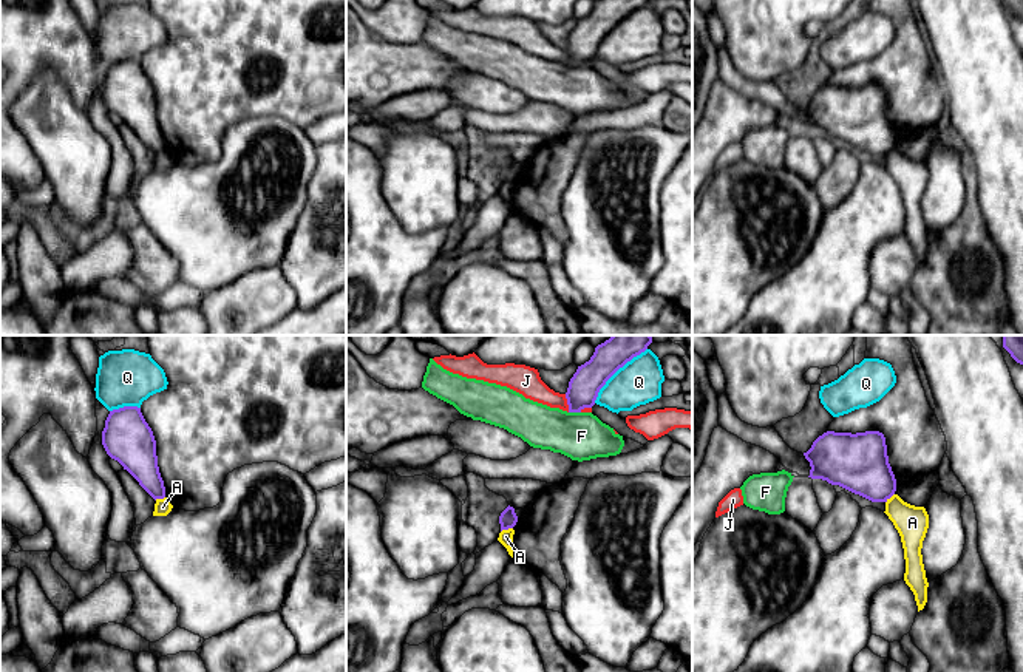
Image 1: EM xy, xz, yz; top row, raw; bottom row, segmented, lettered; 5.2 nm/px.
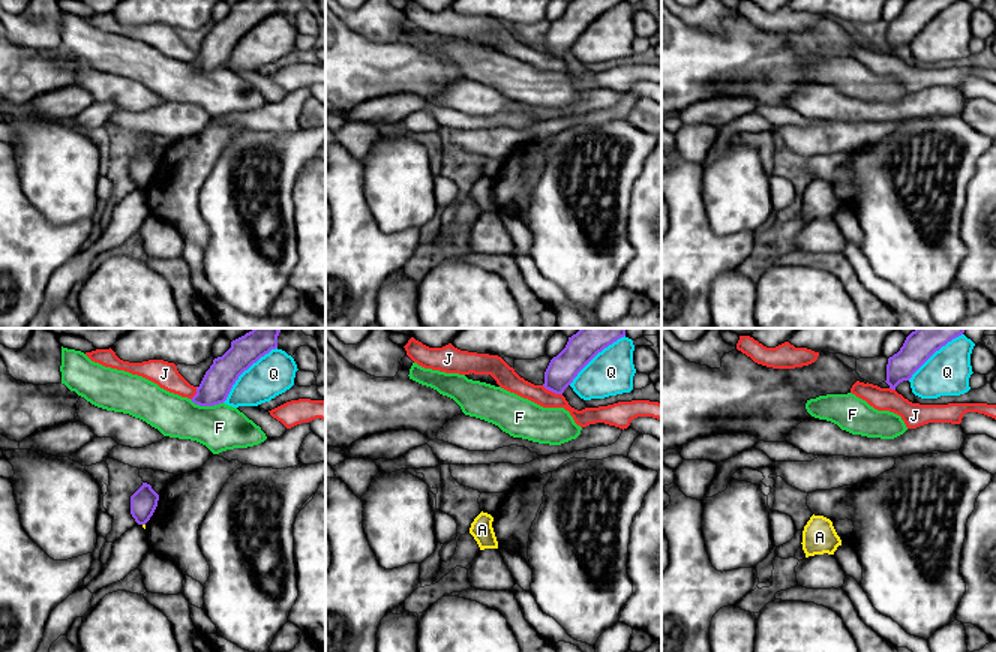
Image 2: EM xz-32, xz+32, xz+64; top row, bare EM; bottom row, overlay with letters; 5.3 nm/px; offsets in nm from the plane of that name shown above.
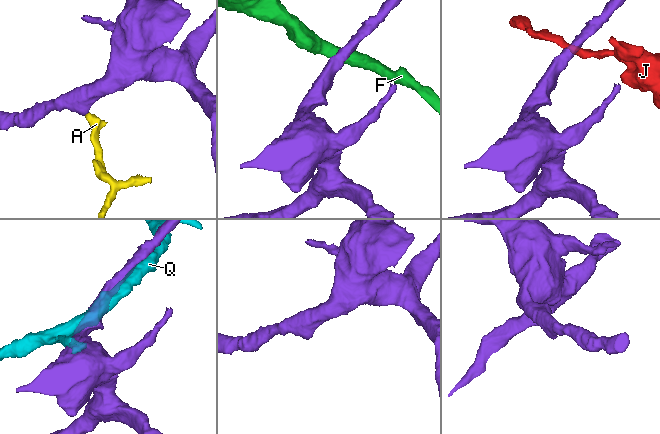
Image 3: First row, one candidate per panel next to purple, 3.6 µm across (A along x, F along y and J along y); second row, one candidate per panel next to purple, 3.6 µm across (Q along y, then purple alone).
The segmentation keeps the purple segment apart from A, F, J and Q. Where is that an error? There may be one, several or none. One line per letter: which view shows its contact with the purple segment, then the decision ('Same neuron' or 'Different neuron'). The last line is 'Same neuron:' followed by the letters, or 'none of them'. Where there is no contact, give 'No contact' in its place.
A: Touches purple in xz. Different neuron
F: Touches purple in xz. Different neuron
J: Touches purple in xz. Different neuron
Q: Touches purple in xz. Different neuron
Same neuron: none of them

